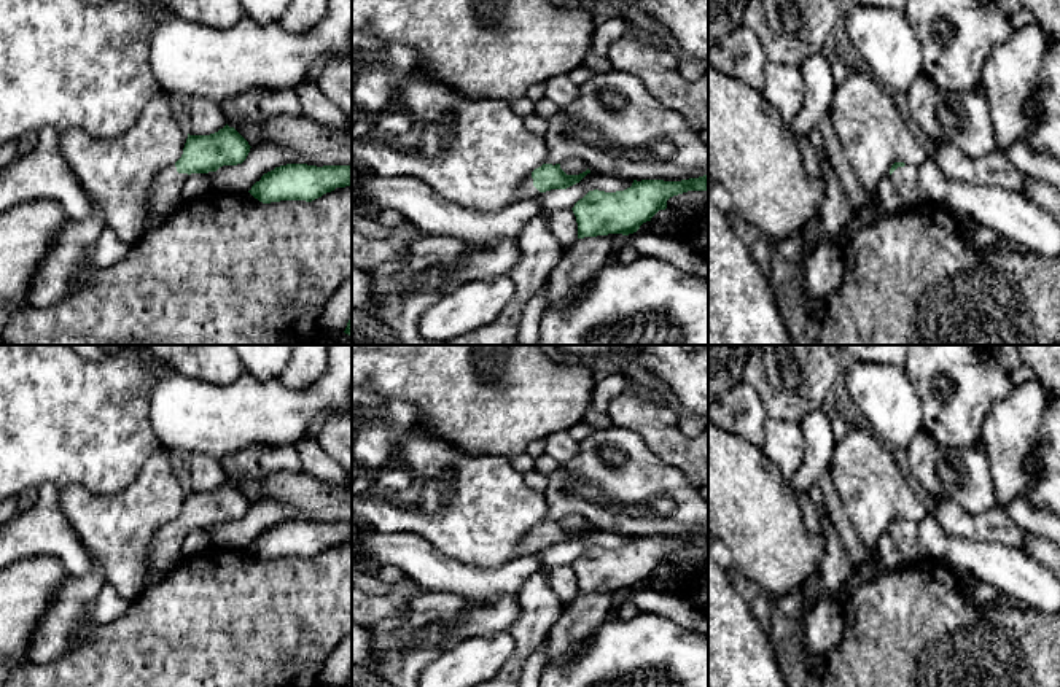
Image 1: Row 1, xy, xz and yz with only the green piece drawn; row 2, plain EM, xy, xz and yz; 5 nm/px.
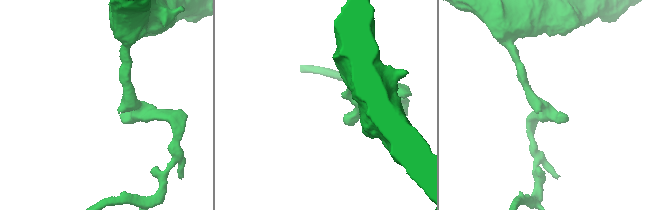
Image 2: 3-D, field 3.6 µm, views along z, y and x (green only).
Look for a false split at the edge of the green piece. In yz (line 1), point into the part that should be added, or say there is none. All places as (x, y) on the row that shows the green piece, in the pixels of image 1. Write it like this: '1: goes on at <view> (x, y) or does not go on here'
1: goes on at yz (904, 178)

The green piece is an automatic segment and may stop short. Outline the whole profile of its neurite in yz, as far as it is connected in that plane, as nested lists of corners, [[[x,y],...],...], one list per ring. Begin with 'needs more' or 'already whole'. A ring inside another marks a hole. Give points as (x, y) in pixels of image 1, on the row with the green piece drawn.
needs more; [[[894,162],[890,169],[890,178],[901,199],[901,210],[925,204],[918,194],[917,170],[917,167],[907,165],[904,162]]]

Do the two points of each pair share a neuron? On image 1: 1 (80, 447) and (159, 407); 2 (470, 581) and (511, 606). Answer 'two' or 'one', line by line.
1: two
2: two

